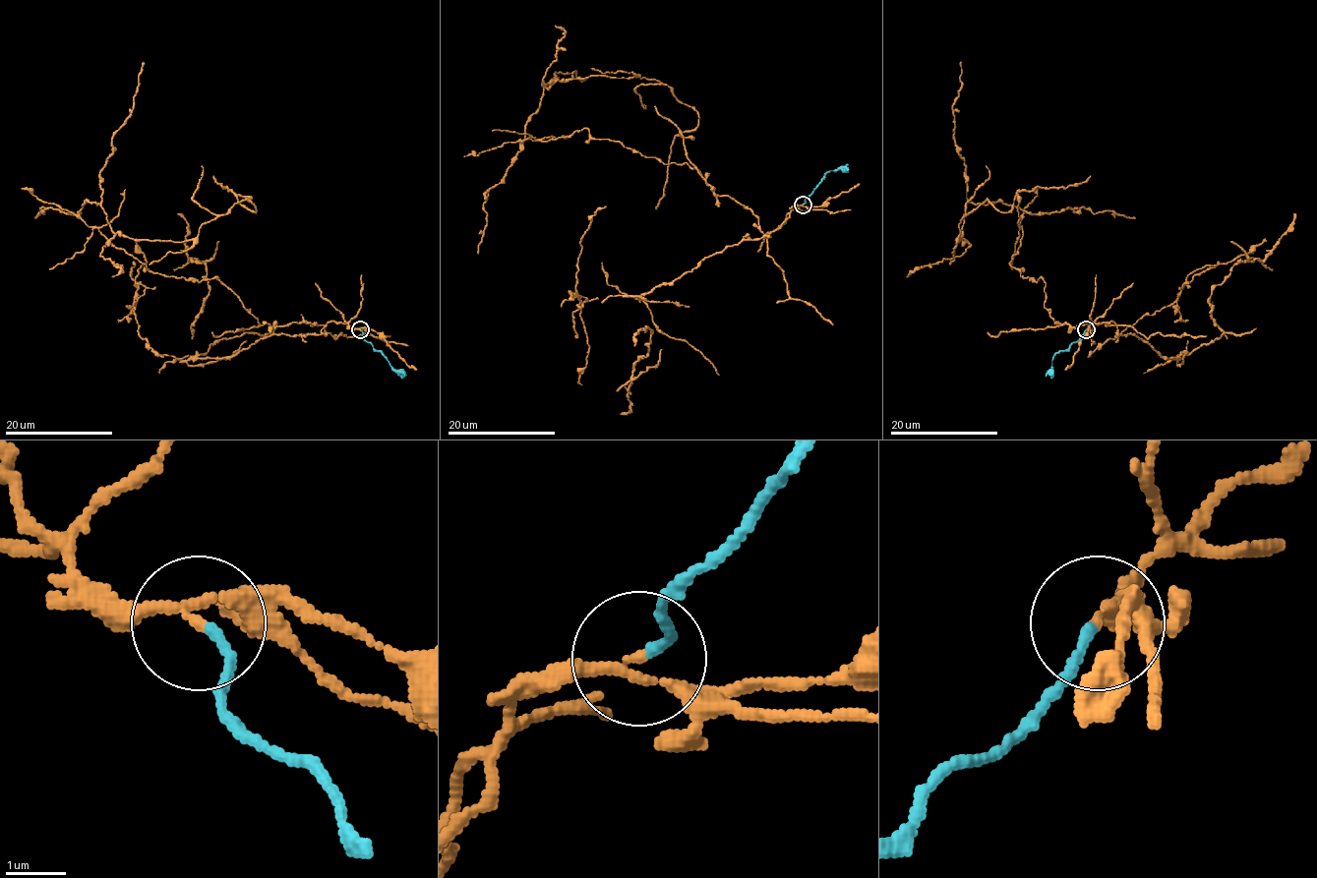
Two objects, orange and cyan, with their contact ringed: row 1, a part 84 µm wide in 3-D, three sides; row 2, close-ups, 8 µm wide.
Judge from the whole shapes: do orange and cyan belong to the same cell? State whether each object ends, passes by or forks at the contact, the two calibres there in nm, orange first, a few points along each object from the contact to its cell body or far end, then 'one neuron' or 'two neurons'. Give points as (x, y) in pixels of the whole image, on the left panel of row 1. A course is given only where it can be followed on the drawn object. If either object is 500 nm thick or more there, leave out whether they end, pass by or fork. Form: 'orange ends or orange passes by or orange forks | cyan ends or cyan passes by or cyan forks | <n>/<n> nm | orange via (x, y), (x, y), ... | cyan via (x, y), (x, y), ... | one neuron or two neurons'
orange passes by | cyan ends | 150/160 nm | orange via (360, 330), (261, 324), (79, 213), (188, 241), (257, 210), (213, 175) | cyan via (360, 330), (364, 339), (405, 376) | two neurons

